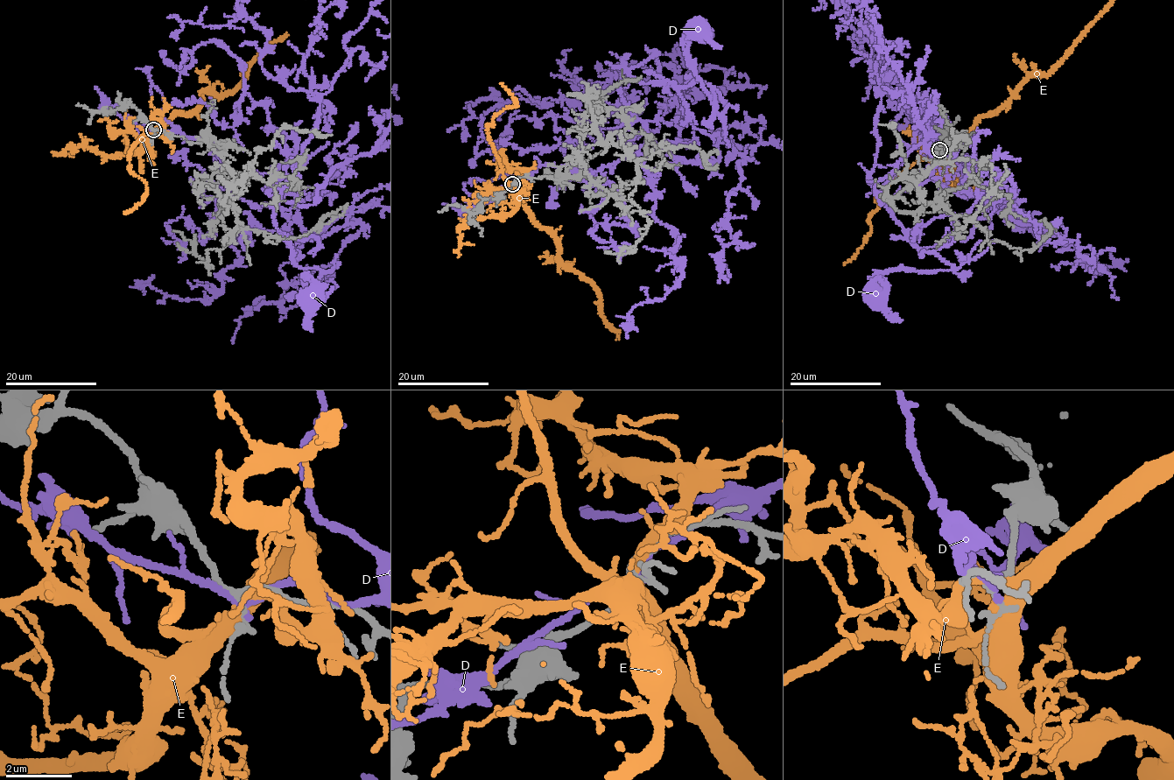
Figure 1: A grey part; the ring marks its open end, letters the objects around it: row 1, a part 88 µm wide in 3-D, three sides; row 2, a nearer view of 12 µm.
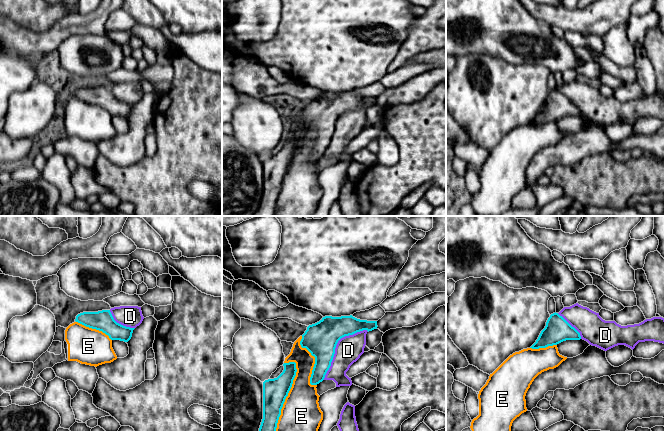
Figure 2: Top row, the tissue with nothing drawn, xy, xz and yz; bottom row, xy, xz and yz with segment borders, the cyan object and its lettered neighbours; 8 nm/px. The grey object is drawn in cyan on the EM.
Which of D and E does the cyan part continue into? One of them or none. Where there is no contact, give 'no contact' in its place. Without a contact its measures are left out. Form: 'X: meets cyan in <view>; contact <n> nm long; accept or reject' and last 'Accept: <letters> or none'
D: meets cyan in xz; contact 550 nm long; reject
E: meets cyan in xz; contact 600 nm long; reject
Accept: none

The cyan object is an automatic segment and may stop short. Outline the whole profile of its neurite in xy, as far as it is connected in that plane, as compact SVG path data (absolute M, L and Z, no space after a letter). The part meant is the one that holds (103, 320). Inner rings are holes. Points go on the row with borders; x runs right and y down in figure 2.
M110 310L98 312L83 312L76 316L76 322L99 331L109 336L111 340L128 342L135 328L130 328L117 323Z

